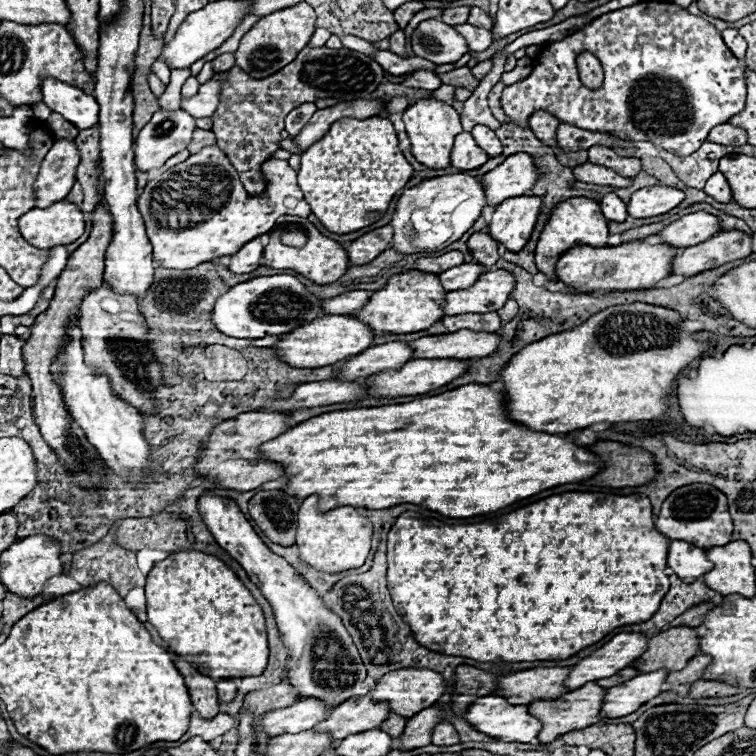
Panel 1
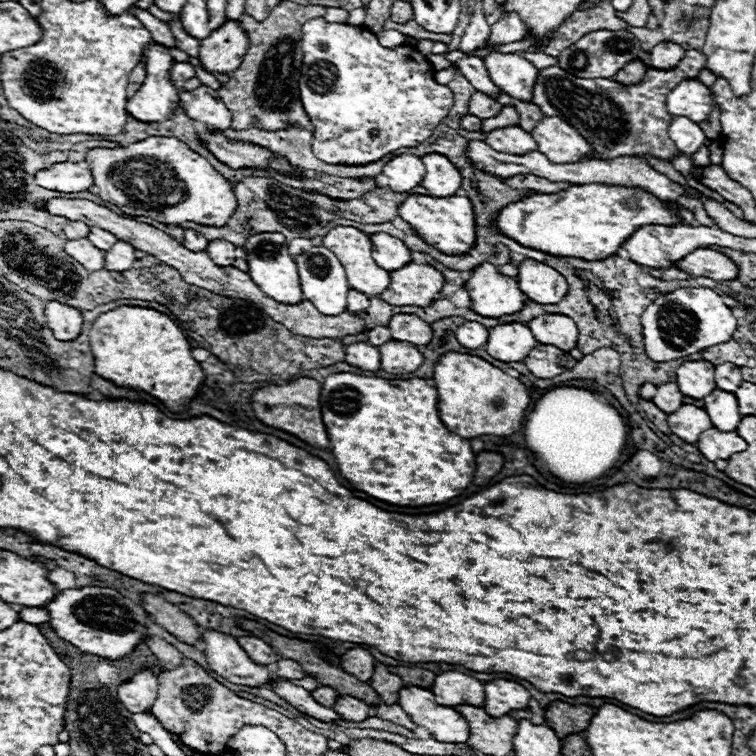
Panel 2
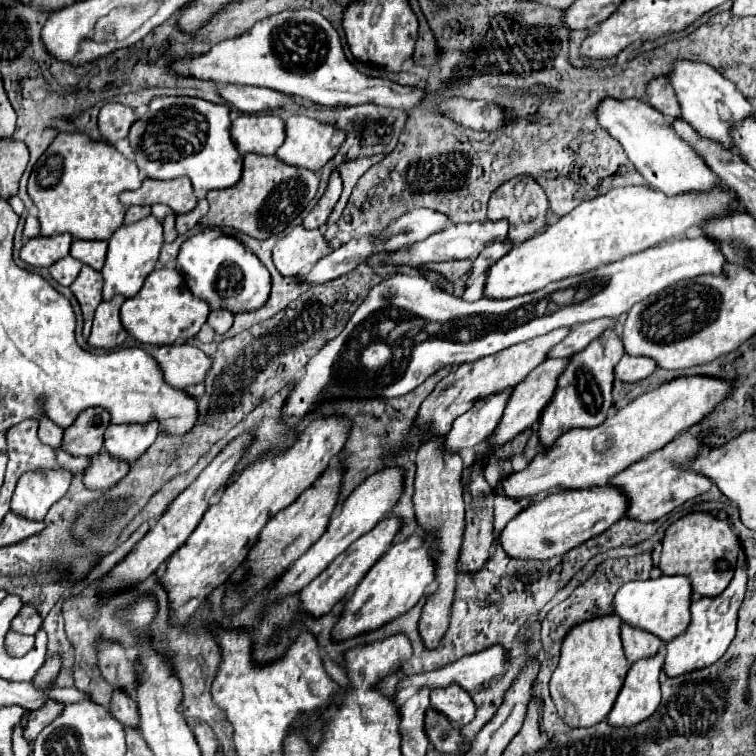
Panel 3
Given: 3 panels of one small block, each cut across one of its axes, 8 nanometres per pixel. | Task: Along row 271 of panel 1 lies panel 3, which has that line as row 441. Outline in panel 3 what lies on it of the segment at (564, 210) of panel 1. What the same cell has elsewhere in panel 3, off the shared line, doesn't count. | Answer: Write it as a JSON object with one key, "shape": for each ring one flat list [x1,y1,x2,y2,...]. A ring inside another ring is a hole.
{"shape":[[606,330,600,338,592,340,580,354,572,356,568,370,558,380,558,390,552,402,544,408,540,416,540,444,552,446,558,436,572,428,592,428,606,420,608,410,614,406,612,402,612,386,614,386,614,366,624,356,624,346,614,330]]}

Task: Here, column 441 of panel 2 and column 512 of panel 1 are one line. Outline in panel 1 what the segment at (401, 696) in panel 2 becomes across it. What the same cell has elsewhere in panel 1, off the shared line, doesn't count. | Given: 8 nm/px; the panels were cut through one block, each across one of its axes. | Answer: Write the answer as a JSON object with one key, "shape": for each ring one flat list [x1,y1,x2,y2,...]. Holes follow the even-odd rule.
{"shape":[[484,696,470,704,464,718,480,732,508,742,532,742,542,730,542,722,528,714,528,706,512,706,504,696]]}

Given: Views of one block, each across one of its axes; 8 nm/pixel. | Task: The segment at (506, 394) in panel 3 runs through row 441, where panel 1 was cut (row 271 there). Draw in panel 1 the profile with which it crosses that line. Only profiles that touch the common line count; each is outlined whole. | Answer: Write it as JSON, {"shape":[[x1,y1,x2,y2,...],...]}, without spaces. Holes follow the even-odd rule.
{"shape":[[460,264,456,268,442,272,440,280,442,280,444,290,448,290,448,292,460,290,460,288,470,288,484,274,484,270,486,268,482,264]]}

